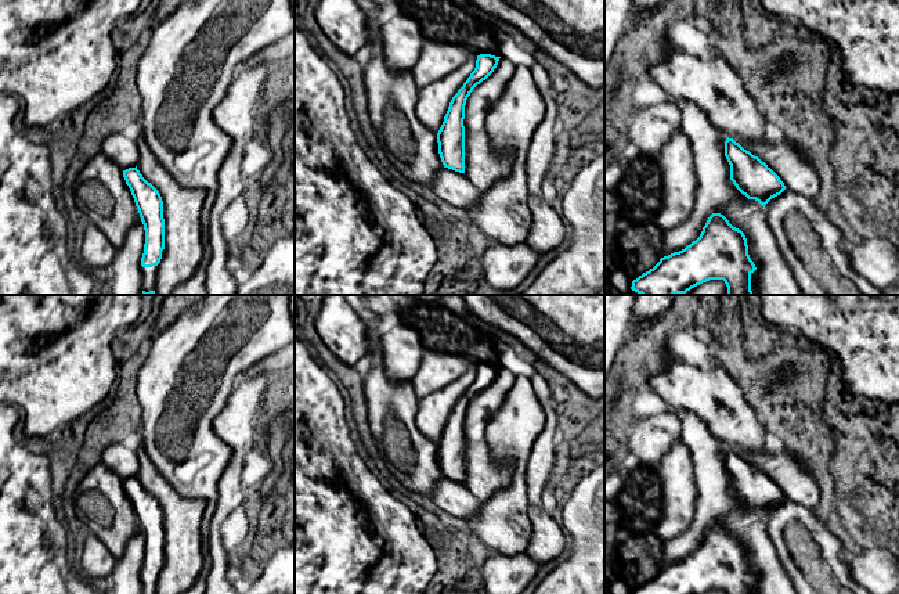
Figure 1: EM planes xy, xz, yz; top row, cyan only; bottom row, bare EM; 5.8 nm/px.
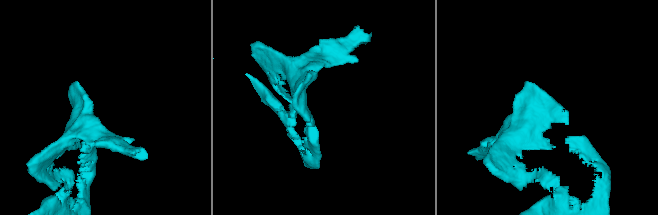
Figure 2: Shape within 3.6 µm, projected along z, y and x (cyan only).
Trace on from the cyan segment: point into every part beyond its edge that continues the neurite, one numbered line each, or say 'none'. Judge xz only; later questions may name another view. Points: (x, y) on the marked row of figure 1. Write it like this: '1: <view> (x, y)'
none

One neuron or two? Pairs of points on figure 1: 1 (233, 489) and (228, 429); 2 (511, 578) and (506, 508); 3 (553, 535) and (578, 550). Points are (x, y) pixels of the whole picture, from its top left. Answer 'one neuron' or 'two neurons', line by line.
1: one neuron
2: two neurons
3: two neurons

